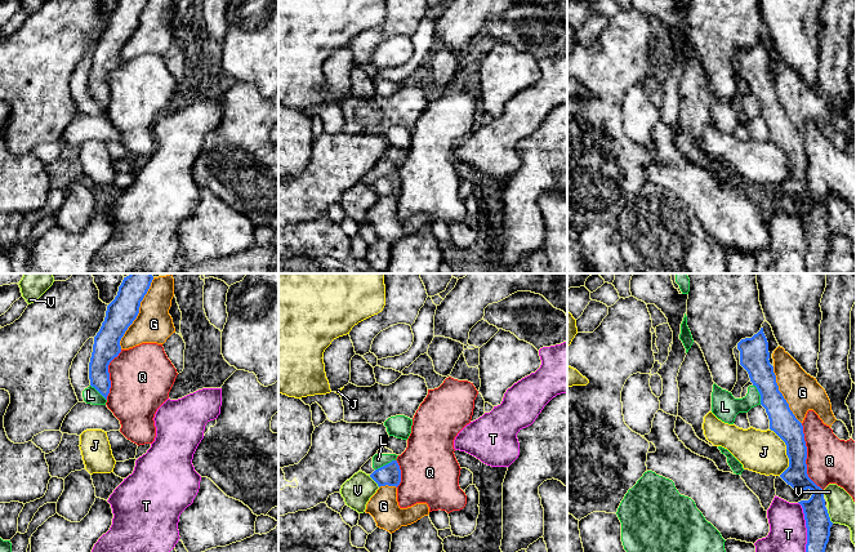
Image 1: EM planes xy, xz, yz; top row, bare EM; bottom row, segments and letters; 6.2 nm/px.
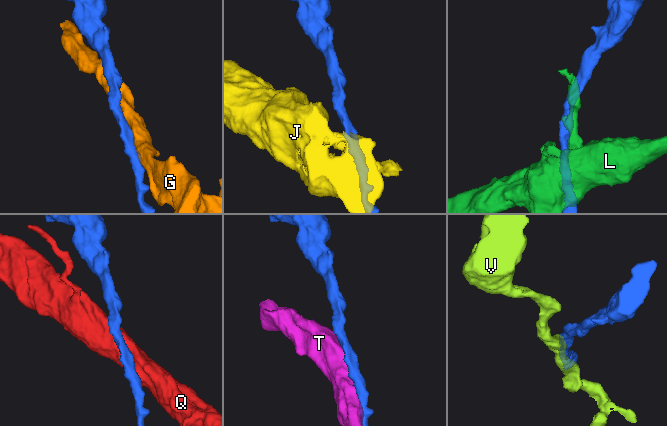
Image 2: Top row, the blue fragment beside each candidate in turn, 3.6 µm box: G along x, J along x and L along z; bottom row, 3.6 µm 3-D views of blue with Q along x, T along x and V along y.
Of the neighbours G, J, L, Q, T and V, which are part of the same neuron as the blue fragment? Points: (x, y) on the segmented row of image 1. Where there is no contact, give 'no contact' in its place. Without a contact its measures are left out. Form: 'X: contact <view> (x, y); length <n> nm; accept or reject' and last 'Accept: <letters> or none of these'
G: contact xy (138, 312); length 500 nm; reject
J: contact yz (787, 452); length 300 nm; reject
L: contact yz (759, 394); length 140 nm; reject
Q: contact yz (806, 457); length 440 nm; reject
T: contact yz (806, 526); length 320 nm; reject
V: contact yz (828, 516); length 100 nm; reject
Accept: none of these

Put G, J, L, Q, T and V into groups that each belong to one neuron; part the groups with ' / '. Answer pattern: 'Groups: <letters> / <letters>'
Groups: G / J / L / Q / T / V

